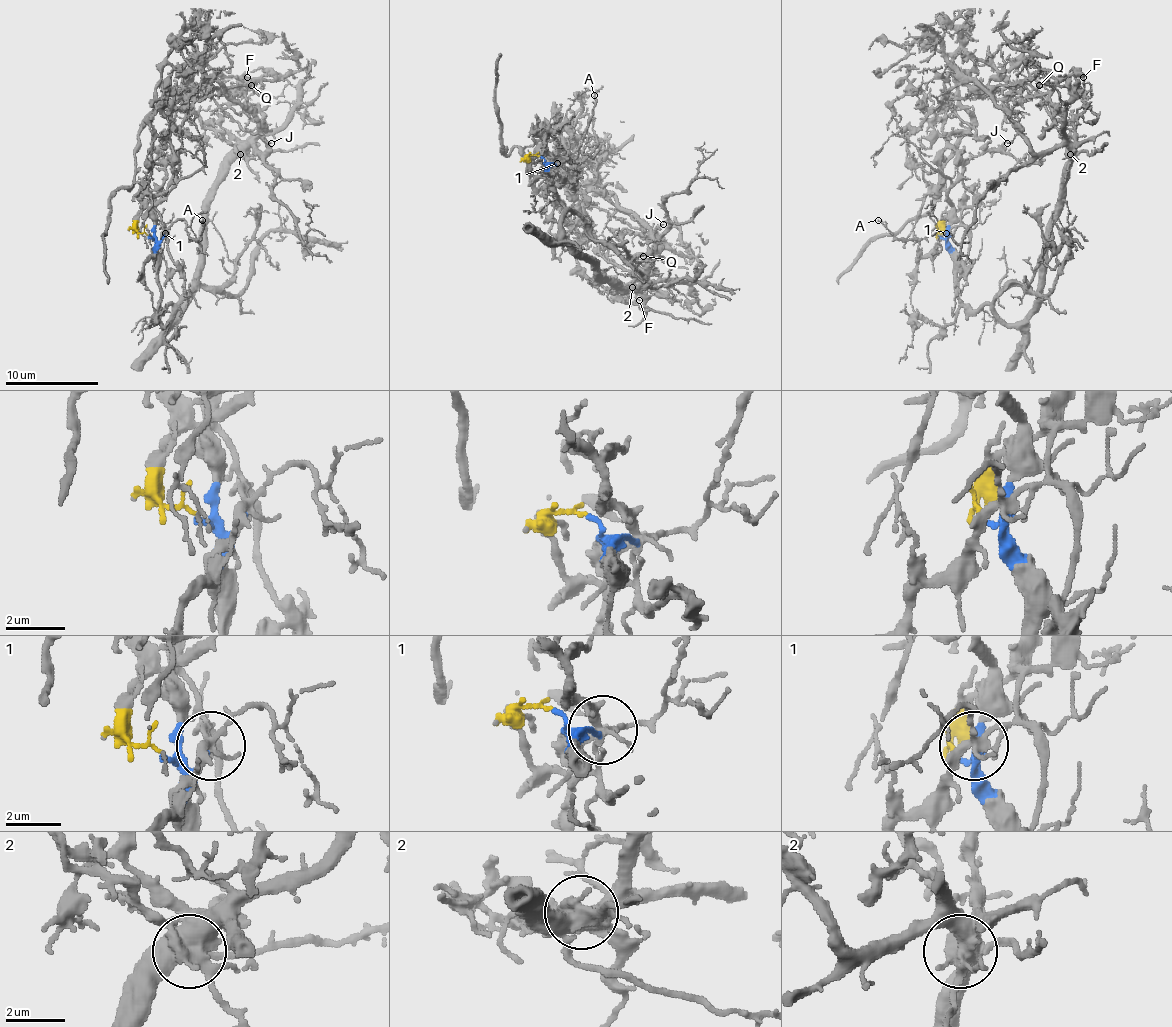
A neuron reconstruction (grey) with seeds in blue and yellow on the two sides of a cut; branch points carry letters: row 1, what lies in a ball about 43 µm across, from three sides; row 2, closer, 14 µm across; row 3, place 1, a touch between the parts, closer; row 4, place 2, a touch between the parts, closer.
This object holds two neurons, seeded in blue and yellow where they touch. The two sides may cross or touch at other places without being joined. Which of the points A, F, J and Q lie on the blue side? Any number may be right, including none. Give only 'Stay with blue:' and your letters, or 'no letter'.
Stay with blue: A, J

